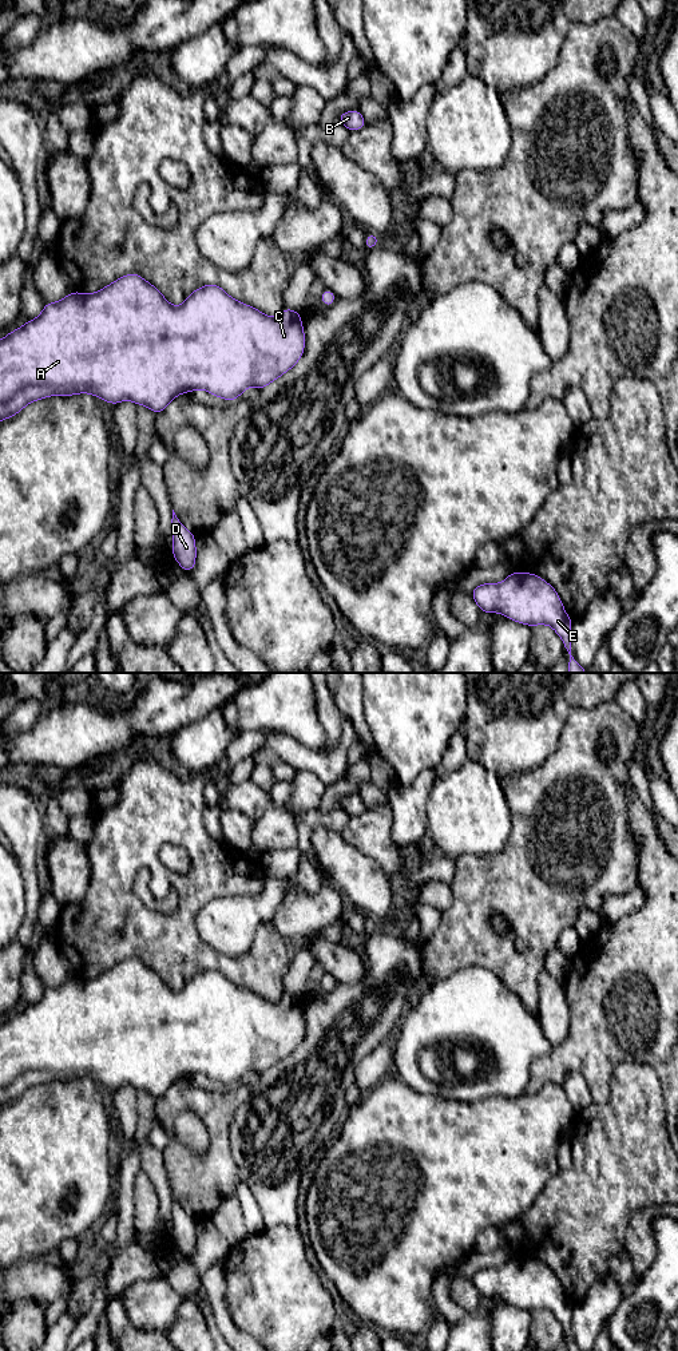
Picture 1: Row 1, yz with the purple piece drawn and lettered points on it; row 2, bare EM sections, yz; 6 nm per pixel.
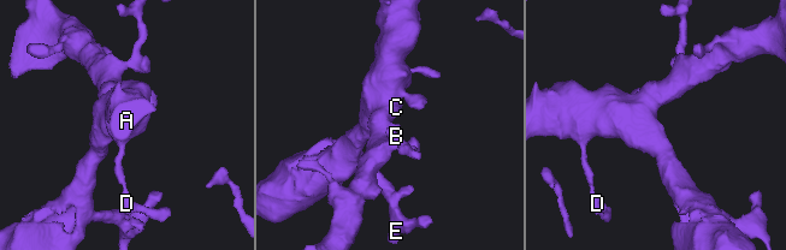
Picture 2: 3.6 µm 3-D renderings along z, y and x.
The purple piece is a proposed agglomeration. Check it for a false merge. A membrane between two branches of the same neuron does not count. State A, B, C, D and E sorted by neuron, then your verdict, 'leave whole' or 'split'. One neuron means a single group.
A B C D E | leave whole

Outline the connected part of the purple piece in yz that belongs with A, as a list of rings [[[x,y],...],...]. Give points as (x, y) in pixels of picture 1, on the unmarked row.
[[[130,958],[95,978],[83,979],[74,975],[58,987],[45,987],[43,997],[35,1005],[27,1006],[21,1013],[9,1017],[0,1025],[0,1106],[17,1100],[29,1087],[53,1079],[74,1081],[79,1078],[91,1078],[112,1090],[128,1085],[136,1090],[150,1093],[154,1100],[163,1097],[174,1082],[185,1077],[194,1077],[199,1073],[219,1083],[235,1086],[247,1071],[253,1070],[261,1075],[271,1066],[290,1055],[300,1046],[304,1035],[305,1017],[301,1006],[301,997],[285,991],[278,1002],[269,1002],[258,994],[231,983],[219,970],[215,968],[207,968],[198,972],[187,980],[181,991],[173,991],[152,968],[136,958]]]

